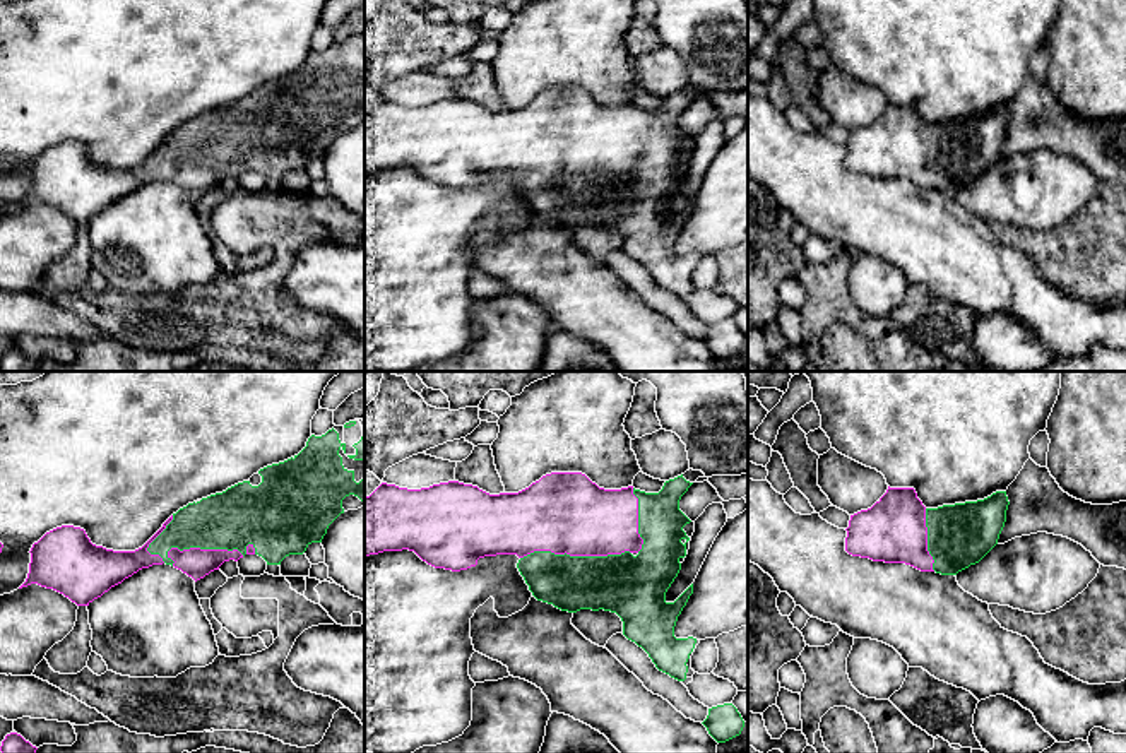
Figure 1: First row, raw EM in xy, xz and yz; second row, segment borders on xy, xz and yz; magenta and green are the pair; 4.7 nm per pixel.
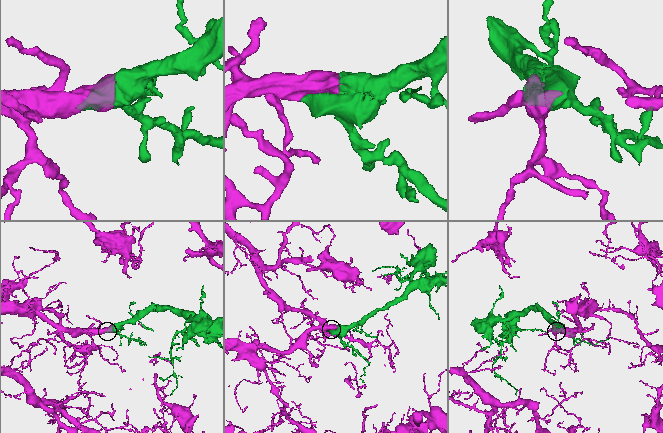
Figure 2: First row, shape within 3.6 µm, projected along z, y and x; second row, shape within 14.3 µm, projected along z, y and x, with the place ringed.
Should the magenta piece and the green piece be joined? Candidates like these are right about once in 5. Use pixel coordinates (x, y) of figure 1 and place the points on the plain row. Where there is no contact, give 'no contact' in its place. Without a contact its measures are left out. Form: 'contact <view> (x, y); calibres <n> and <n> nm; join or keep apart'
contact xy (213, 166); calibres 140 and 280 nm; join

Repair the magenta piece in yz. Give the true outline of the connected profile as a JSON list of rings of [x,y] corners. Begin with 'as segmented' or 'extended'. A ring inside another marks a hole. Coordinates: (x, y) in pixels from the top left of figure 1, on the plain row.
extended | [[[888,103],[871,125],[850,132],[845,168],[957,192],[998,161],[1008,122],[1006,108],[996,108],[977,118],[926,125],[914,104]]]

